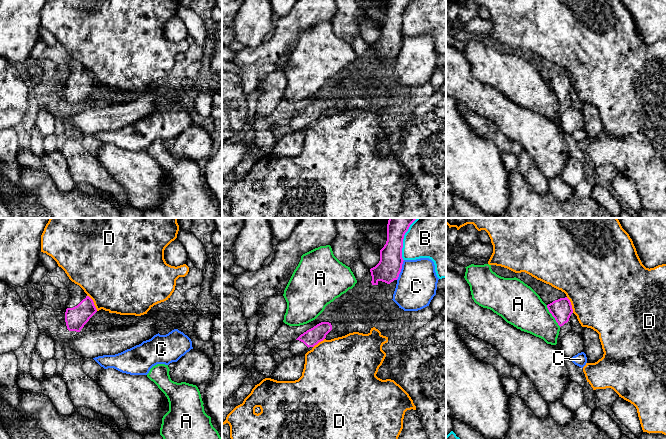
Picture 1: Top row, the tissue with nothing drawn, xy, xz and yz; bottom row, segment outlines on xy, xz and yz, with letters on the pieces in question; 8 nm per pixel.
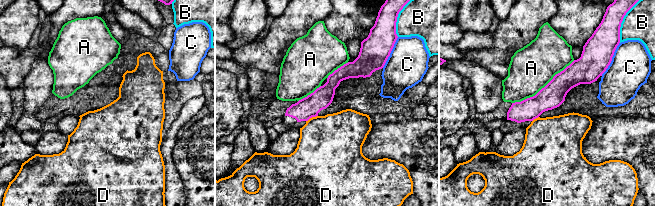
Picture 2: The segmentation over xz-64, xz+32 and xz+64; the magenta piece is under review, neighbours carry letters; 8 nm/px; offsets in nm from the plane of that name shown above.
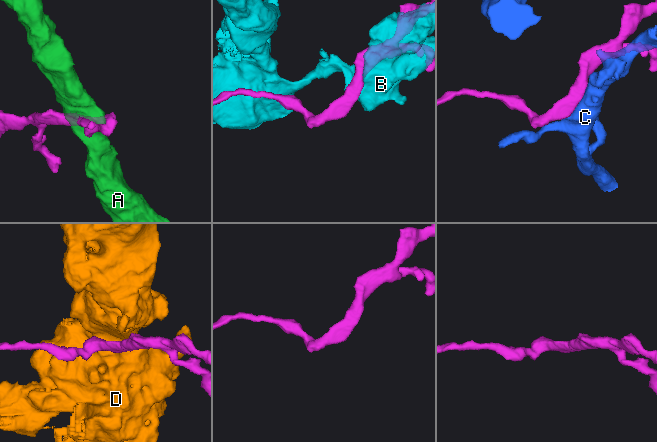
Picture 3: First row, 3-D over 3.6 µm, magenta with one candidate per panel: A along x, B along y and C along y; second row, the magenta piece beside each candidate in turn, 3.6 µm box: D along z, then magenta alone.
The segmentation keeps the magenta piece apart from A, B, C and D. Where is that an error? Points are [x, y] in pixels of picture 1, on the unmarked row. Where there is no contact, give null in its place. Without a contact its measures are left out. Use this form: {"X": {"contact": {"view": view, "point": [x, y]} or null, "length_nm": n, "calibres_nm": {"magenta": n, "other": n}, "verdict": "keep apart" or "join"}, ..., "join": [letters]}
{"A": {"contact": {"view": "yz", "point": [552, 91]}, "length_nm": 200, "calibres_nm": {"magenta": 170, "other": 320}, "verdict": "keep apart"}, "B": {"contact": {"view": "xz", "point": [402, 18]}, "length_nm": 300, "calibres_nm": {"magenta": 190, "other": 280}, "verdict": "keep apart"}, "C": {"contact": {"view": "xz", "point": [400, 46]}, "length_nm": 170, "calibres_nm": {"magenta": 190, "other": 320}, "verdict": "keep apart"}, "D": {"contact": {"view": "xy", "point": [93, 79]}, "length_nm": 150, "calibres_nm": {"magenta": 170, "other": 480}, "verdict": "keep apart"}, "join": []}

